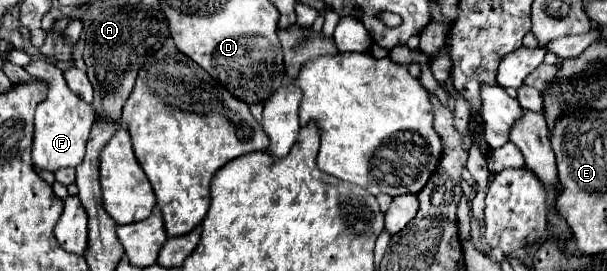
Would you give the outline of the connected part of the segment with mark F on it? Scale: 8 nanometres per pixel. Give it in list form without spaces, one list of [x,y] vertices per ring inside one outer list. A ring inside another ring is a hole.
[[[33,59],[29,65],[25,65],[25,71],[29,75],[41,77],[49,83],[49,95],[43,103],[37,105],[35,113],[35,137],[33,137],[33,165],[37,169],[47,169],[55,173],[61,167],[77,167],[83,163],[85,155],[85,143],[91,131],[91,125],[95,121],[95,111],[89,103],[79,99],[65,83],[63,71],[57,69],[53,63],[43,59]]]

